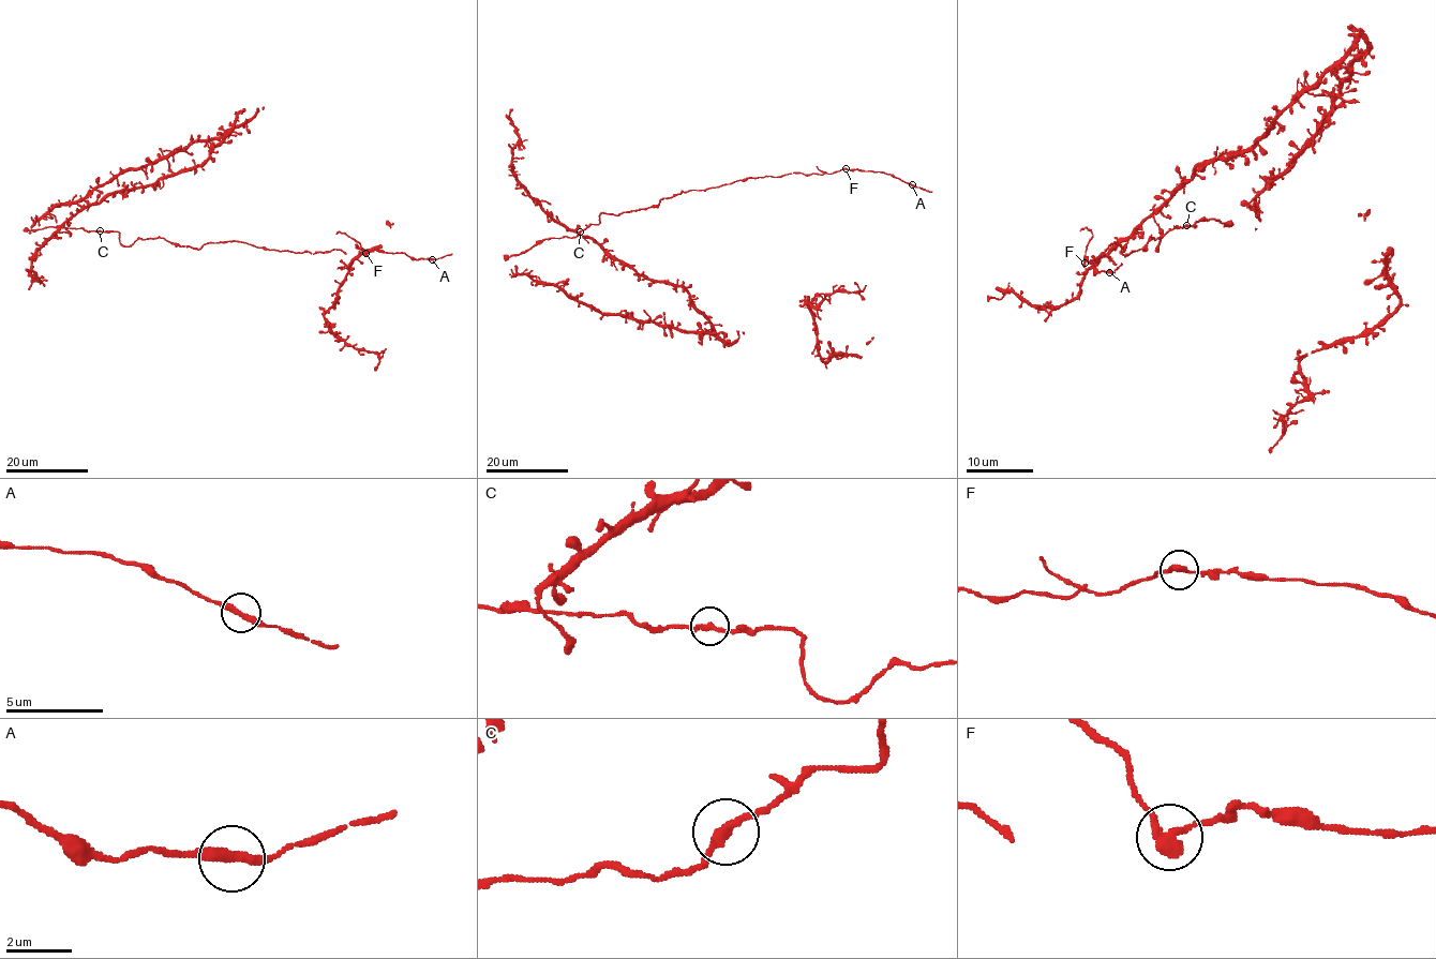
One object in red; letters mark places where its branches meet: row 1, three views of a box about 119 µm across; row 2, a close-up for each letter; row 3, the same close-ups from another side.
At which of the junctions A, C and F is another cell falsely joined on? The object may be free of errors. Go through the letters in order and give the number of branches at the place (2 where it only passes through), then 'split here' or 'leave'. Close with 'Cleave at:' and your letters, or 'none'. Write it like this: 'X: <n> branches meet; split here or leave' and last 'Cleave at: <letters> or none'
A: 2 branches meet; leave
C: 2 branches meet; leave
F: 2 branches meet; split here
Cleave at: F

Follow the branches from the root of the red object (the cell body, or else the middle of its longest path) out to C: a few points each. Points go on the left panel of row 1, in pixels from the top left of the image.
C: (32, 229), (61, 226), (100, 230)

